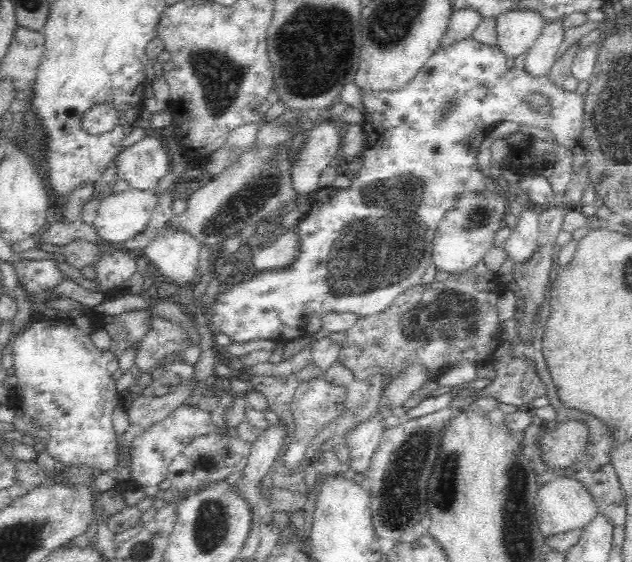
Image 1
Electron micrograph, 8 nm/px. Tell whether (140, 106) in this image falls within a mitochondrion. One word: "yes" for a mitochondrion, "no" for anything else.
no

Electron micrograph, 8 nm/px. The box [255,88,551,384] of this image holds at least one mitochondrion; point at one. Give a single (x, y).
(377, 249)

